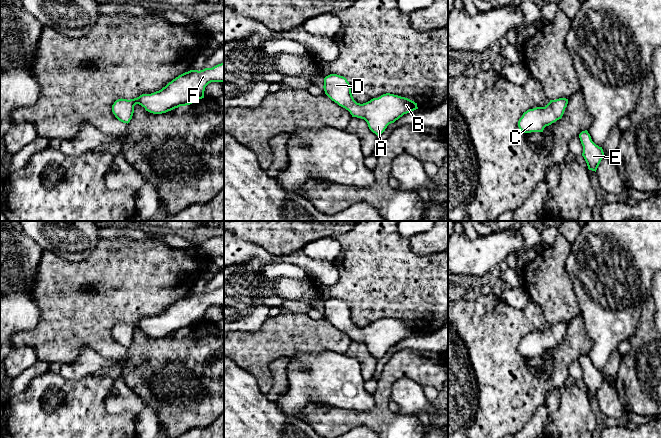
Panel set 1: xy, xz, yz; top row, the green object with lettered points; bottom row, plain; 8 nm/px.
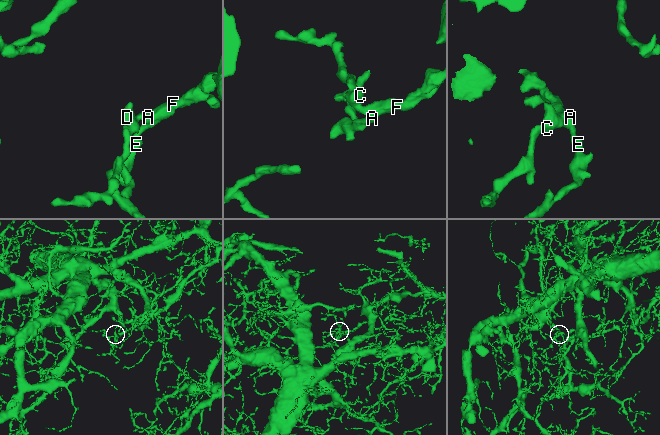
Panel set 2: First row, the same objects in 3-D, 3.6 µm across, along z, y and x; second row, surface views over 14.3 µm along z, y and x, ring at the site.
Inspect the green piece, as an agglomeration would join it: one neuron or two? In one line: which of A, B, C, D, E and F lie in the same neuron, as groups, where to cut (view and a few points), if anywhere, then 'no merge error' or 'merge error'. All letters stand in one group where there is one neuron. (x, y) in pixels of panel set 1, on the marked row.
A B C D E F | no cut | no merge error

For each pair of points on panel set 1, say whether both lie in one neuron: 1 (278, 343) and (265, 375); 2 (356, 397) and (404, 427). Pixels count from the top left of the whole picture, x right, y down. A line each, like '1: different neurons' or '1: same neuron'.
1: same neuron
2: different neurons

